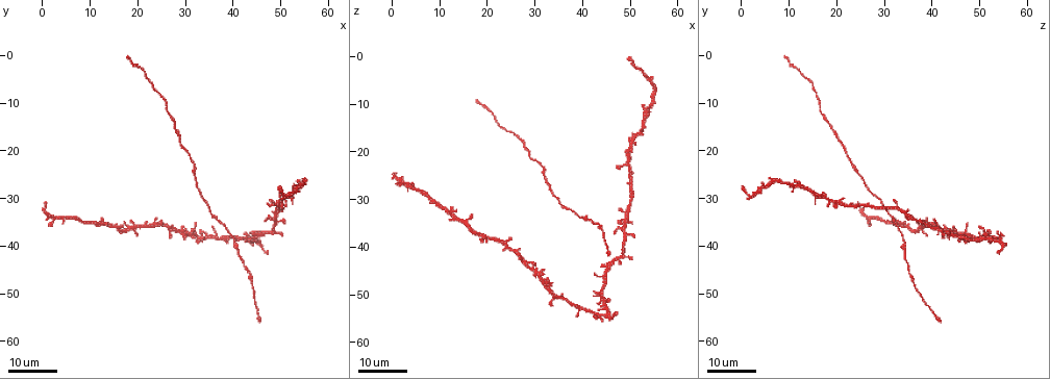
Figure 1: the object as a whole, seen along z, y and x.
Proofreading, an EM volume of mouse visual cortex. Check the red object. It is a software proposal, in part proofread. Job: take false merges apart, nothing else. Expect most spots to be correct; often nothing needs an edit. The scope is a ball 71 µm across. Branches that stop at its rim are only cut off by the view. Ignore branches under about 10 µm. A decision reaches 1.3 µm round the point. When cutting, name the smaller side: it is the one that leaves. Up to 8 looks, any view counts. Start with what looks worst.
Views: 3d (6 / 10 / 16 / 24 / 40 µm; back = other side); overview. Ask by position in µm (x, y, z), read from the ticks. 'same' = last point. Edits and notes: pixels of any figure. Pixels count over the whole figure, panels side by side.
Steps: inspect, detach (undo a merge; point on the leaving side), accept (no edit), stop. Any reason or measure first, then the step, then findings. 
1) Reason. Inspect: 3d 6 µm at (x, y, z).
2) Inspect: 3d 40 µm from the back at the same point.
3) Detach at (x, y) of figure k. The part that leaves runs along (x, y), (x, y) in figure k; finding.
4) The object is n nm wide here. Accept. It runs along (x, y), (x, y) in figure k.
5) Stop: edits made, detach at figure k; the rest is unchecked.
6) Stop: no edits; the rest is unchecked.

Looks like a crossing. Inspect: 3d 16 µm at (48.0, 34.5, 36.5).

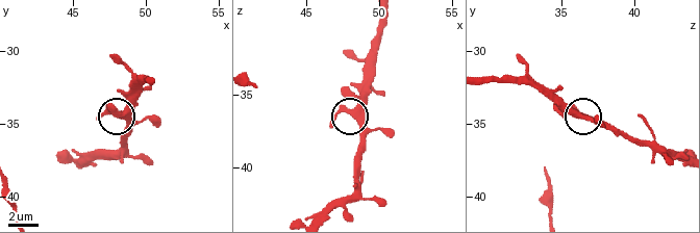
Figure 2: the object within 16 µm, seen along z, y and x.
Zoom in. Inspect: 3d 10 µm at (48.2, 34.2, 36.0).

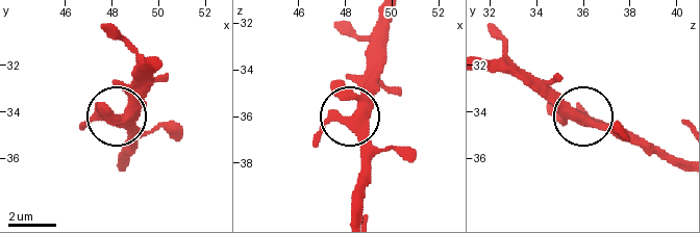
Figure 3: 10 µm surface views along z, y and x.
4 arms meet here. Accept. All the same neuron.

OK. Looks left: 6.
Arms part here. Inspect: 3d 24 µm at (47.0, 37.0, 42.5).

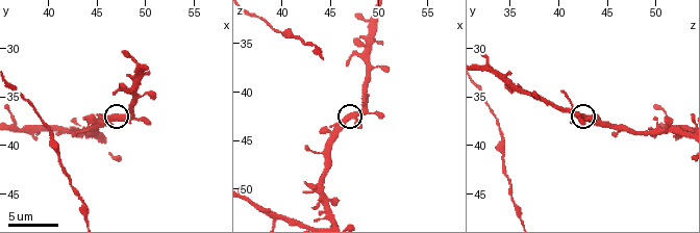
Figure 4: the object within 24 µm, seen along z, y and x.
Inspect: 3d 6 µm at (47.2, 37.0, 42.0).

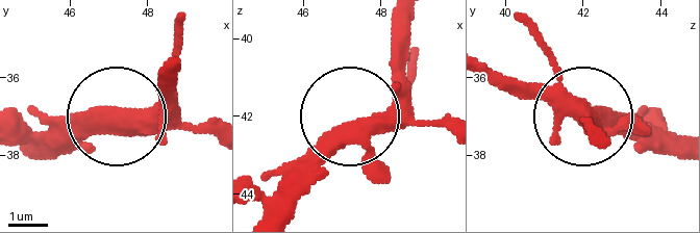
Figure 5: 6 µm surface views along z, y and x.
3 arms meet here. Accept. One neuron here.

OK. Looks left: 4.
Inspect: 3d 6 µm at (40.2, 38.8, 34.0).

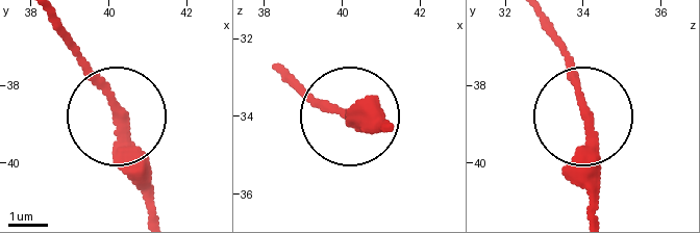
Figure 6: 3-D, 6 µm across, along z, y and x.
The side arm is 22 µm long. Accept. One neuron here.

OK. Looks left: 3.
Thick turns thin. Inspect: 3d 24 µm at (32.0, 25.5, 24.5).

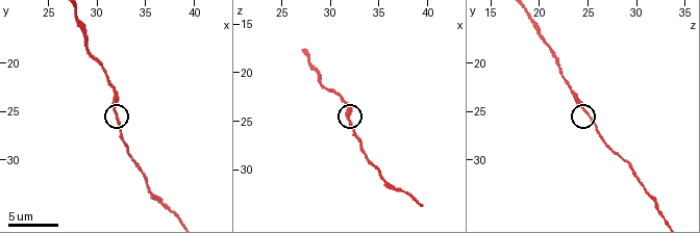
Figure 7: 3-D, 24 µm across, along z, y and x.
Inspect: 3d 6 µm at (31.8, 25.0, 24.8).

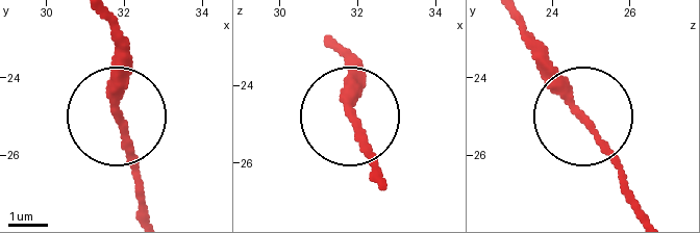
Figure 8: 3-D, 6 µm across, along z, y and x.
Inspect: 3d 6 µm from the back at (31.85, 25.05, 24.85).

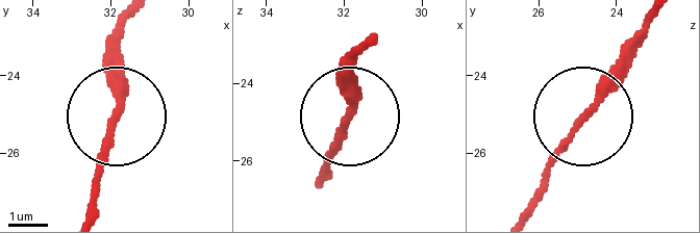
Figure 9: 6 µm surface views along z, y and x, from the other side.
Accept. One neuron here.

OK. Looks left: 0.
Stop: no edits; the rest is unchecked.

